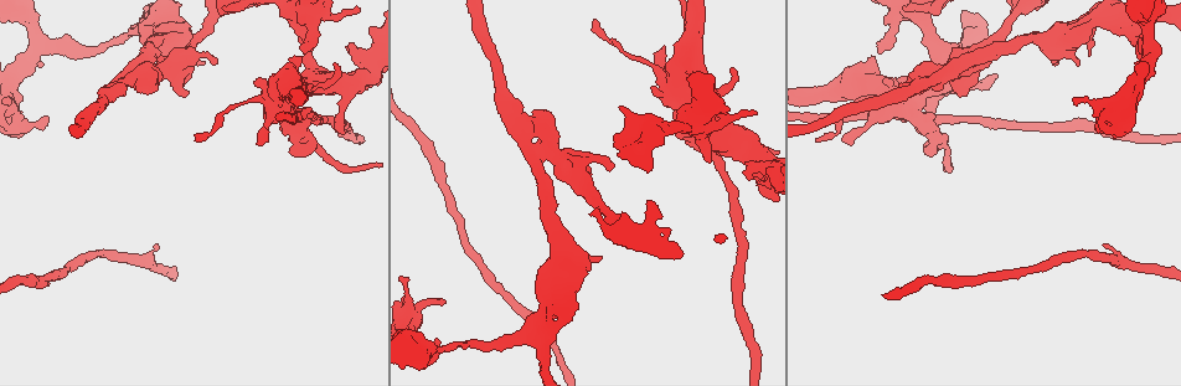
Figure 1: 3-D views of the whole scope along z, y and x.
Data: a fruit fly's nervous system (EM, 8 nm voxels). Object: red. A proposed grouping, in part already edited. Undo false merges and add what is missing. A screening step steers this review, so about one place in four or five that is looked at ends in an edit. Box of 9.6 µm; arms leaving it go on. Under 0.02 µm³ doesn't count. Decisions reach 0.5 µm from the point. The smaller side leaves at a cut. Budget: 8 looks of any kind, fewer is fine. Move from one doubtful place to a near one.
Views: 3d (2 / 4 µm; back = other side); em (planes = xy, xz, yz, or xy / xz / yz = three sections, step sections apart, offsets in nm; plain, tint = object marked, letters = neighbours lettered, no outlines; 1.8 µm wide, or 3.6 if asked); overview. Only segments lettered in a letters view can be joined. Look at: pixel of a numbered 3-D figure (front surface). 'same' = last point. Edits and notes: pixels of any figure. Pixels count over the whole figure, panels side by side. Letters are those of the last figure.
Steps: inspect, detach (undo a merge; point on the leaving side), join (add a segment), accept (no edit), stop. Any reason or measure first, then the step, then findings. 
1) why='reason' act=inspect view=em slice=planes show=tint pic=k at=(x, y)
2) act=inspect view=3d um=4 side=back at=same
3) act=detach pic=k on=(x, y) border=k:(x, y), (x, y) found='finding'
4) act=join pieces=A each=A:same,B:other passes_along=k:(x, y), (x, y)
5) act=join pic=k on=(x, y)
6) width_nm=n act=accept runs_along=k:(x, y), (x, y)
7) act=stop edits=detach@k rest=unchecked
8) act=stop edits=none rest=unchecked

why='abrupt turn' act=inspect view=em slice=xz step=4 show=tint pic=1 at=(133, 80)

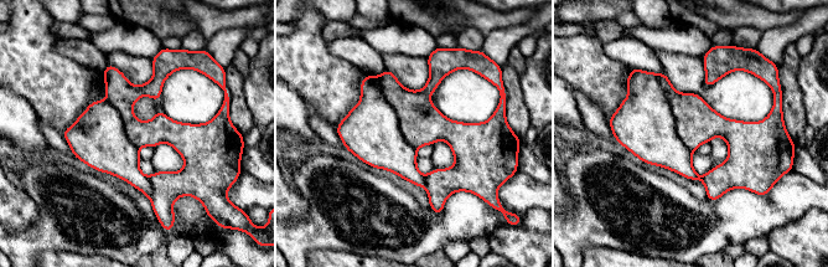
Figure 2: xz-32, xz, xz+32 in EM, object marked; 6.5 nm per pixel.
act=inspect view=em slice=planes show=tint at=same

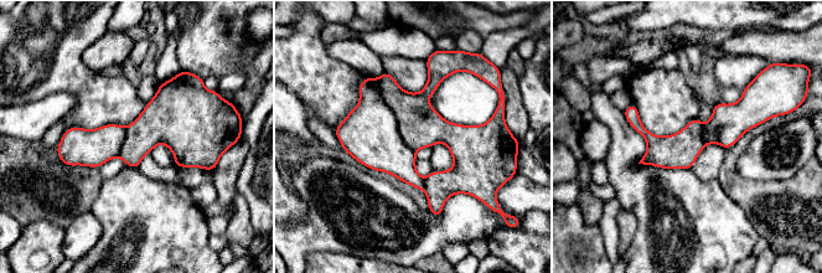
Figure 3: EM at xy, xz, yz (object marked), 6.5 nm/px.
act=inspect view=em slice=planes show=letters at=same

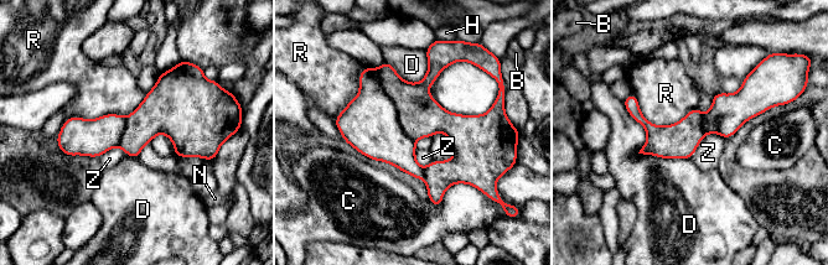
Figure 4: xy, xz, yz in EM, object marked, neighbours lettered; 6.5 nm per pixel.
act=detach pic=4 on=(369, 123) each=B:other,C:other,D:other,H:other,N:other,R:other,Z:other border=4:(377, 69), (399, 126), (414, 141) found='a second neuron is stuck on'

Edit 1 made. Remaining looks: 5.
why='four-way junction' act=inspect view=3d um=4 pic=1 at=(707, 107)

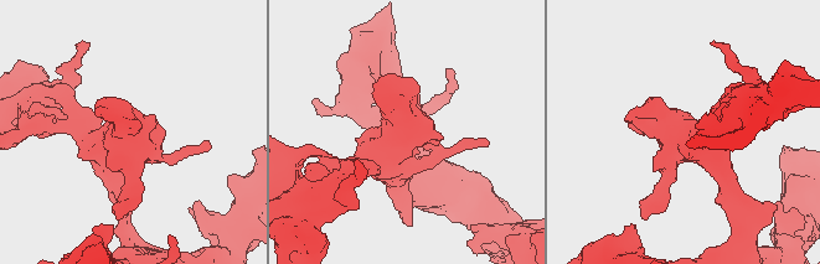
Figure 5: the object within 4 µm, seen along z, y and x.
act=inspect view=em slice=planes show=tint pic=5 at=(129, 143)

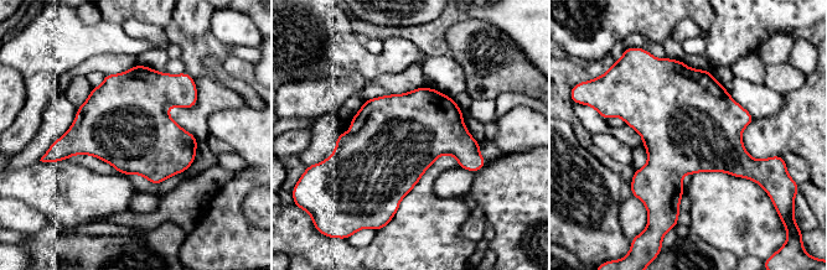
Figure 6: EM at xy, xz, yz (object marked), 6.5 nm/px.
act=inspect view=em slice=planes show=letters at=same

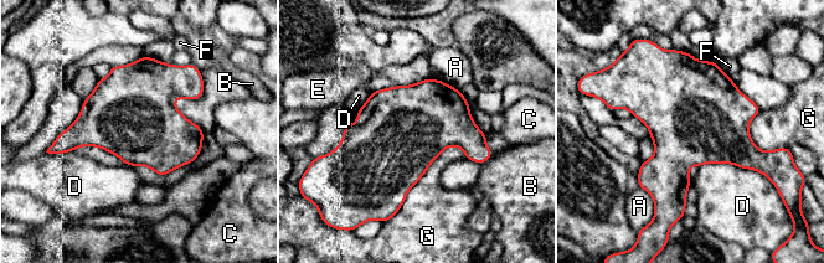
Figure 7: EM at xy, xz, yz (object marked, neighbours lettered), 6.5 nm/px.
act=accept each=A:other,B:other,C:other,D:other,E:other,F:other,G:other border=7:(461, 147), (439, 154), (396, 212) found='continuous, no second neuron'

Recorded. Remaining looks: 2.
why='three arms meet' act=inspect view=em um=3.6 slice=planes show=letters pic=1 at=(870, 113)

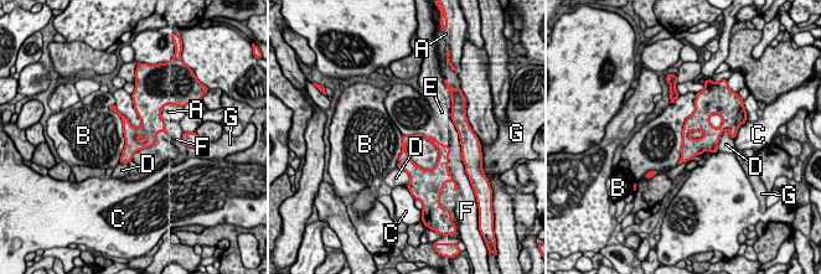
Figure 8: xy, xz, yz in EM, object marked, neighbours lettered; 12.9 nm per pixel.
act=accept each=A:other,B:other,C:other,D:other,E:other,F:other,G:other found='one neuron here'

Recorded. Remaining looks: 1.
act=stop edits=detach@4 rest=unchecked

